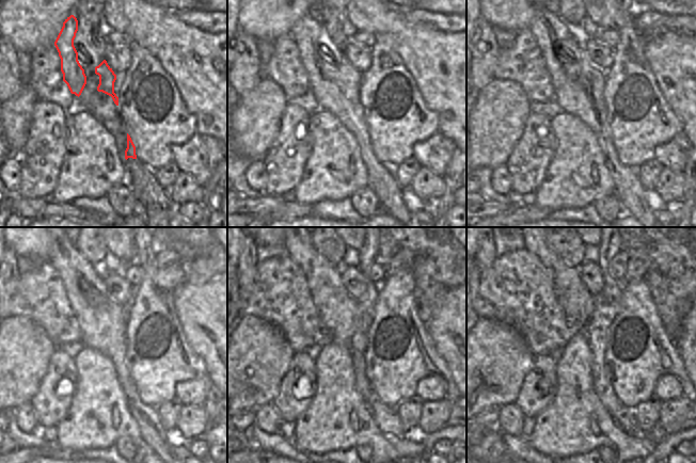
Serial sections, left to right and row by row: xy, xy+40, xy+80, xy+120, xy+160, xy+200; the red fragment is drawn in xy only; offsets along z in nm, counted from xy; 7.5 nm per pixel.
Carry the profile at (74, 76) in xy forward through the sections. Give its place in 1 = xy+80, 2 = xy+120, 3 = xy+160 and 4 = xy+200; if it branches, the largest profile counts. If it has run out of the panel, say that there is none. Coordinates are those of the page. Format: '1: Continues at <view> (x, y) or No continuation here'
1: Continues at xy+80 (580, 79)
2: Continues at xy+120 (97, 315)
3: Continues at xy+160 (339, 313)
4: Continues at xy+200 (578, 304)

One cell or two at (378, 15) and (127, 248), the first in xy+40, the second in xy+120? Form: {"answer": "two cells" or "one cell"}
{"answer": "one cell"}

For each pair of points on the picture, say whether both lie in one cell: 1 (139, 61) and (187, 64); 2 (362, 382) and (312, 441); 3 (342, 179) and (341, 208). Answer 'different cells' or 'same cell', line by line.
1: different cells
2: different cells
3: different cells

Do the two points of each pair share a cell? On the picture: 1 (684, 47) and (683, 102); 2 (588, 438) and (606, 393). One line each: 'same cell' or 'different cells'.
1: same cell
2: different cells

